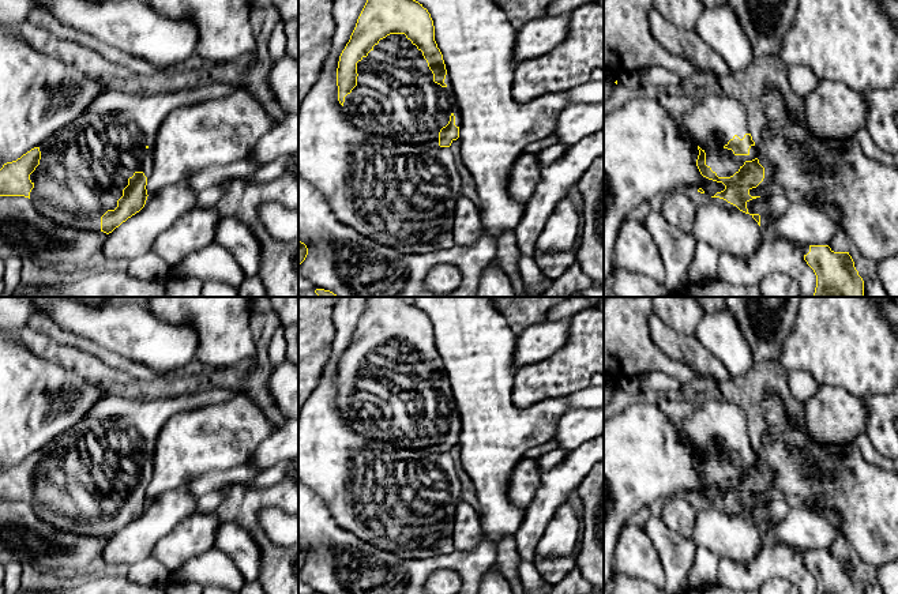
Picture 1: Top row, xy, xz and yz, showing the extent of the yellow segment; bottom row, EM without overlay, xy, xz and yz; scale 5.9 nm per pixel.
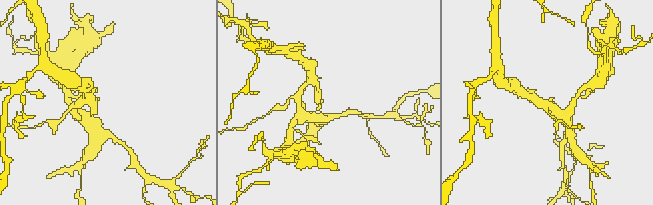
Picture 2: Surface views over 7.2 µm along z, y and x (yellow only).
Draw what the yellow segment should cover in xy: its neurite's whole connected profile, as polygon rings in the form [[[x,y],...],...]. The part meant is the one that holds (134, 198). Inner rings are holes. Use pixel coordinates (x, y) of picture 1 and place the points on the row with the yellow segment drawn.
[[[213,83],[153,93],[110,86],[72,123],[16,161],[4,163],[0,196],[29,198],[37,211],[53,222],[109,234],[146,204],[157,134],[168,114],[176,108],[222,98],[240,89],[241,83]]]

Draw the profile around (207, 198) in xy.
[[[219,185],[206,188],[196,195],[196,206],[203,208],[213,208],[219,202],[222,195],[223,189]]]

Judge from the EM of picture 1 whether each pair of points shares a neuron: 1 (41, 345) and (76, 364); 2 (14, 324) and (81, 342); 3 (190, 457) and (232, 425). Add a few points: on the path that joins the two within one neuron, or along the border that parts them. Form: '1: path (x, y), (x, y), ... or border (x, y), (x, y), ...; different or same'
1: path (49, 349), (68, 357); same
2: border (41, 314), (34, 314), (26, 324); different
3: path (200, 446), (209, 438), (221, 436); same

